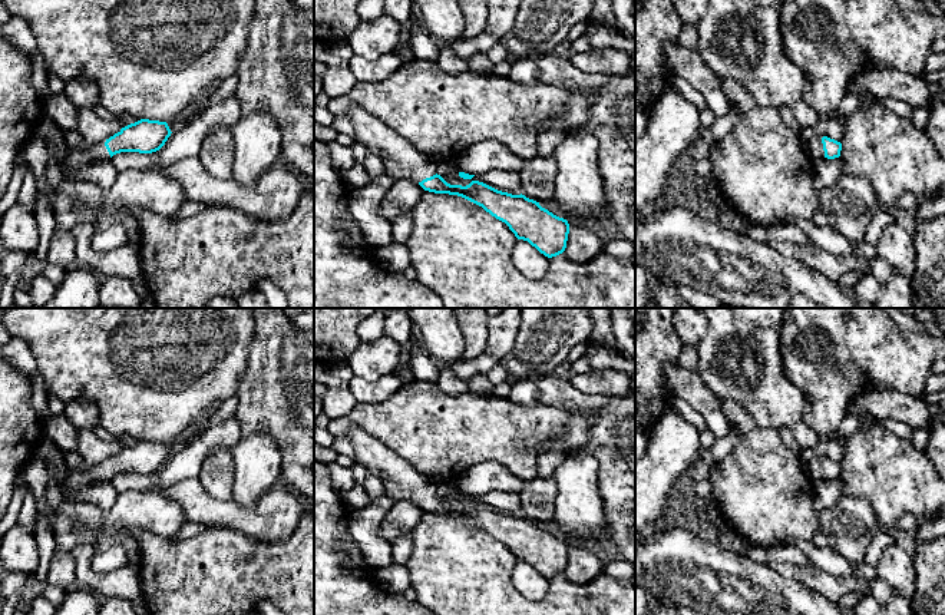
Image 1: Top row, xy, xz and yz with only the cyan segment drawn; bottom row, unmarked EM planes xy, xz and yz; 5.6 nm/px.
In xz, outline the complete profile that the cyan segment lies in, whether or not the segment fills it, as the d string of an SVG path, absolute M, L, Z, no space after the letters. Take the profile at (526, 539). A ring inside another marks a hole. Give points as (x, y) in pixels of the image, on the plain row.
M357 427L348 436L354 444L354 463L363 464L369 475L377 476L386 496L393 502L412 500L424 512L462 518L505 543L518 561L528 562L548 579L562 575L566 569L569 545L542 529L525 516L498 512L483 503L450 506L436 495L437 483L416 472L410 463L399 457L387 446Z

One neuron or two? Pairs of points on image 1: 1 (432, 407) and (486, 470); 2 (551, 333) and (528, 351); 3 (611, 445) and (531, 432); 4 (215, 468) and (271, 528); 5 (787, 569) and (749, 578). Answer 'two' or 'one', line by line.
1: two
2: one
3: two
4: two
5: two

